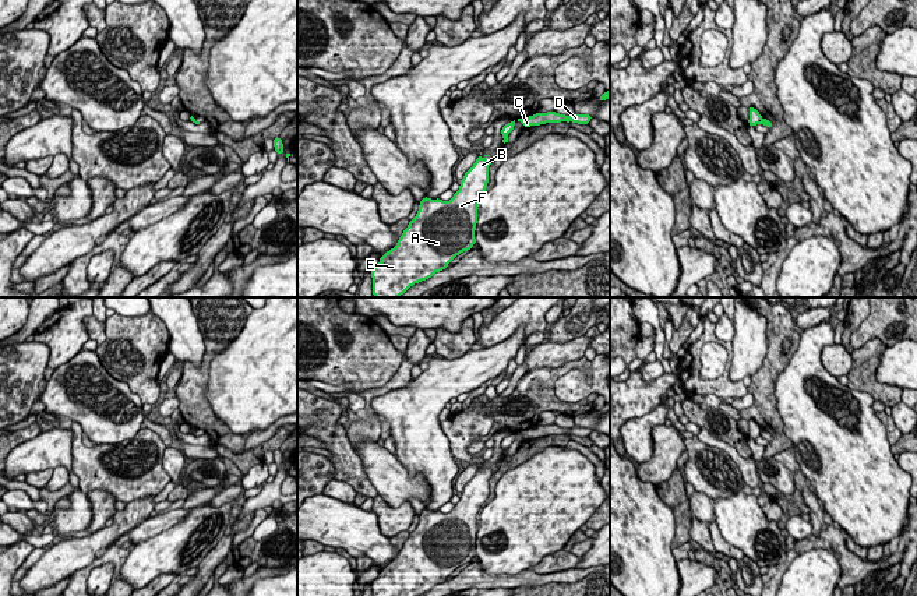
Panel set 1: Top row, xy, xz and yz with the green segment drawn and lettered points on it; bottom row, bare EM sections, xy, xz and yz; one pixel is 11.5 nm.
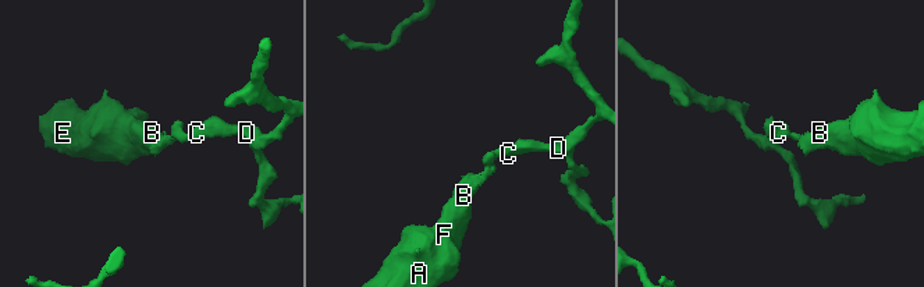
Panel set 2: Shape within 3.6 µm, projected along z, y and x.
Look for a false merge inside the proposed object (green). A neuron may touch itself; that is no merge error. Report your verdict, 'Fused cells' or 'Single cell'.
Fused cells

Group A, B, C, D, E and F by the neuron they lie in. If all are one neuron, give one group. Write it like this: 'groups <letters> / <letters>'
groups A B E F / C D

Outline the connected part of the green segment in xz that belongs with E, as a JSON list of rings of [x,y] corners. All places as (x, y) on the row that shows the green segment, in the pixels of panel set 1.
[[[479,155],[476,162],[463,174],[461,187],[449,201],[424,197],[419,211],[410,219],[396,246],[381,255],[380,262],[370,271],[374,297],[399,297],[410,286],[444,271],[461,253],[472,250],[476,244],[477,205],[489,184],[490,155]]]

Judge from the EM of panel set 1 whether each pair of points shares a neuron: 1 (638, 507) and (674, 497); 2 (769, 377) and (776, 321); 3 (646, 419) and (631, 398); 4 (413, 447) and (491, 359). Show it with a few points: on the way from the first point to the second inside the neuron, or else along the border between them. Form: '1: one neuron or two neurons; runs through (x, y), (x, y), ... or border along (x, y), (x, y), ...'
1: two neurons; border along (653, 486), (659, 498), (673, 514), (674, 532)
2: one neuron; runs through (773, 363), (776, 335)
3: two neurons; border along (662, 402), (639, 416), (630, 418), (624, 423)
4: one neuron; runs through (416, 420), (458, 376), (465, 374)

